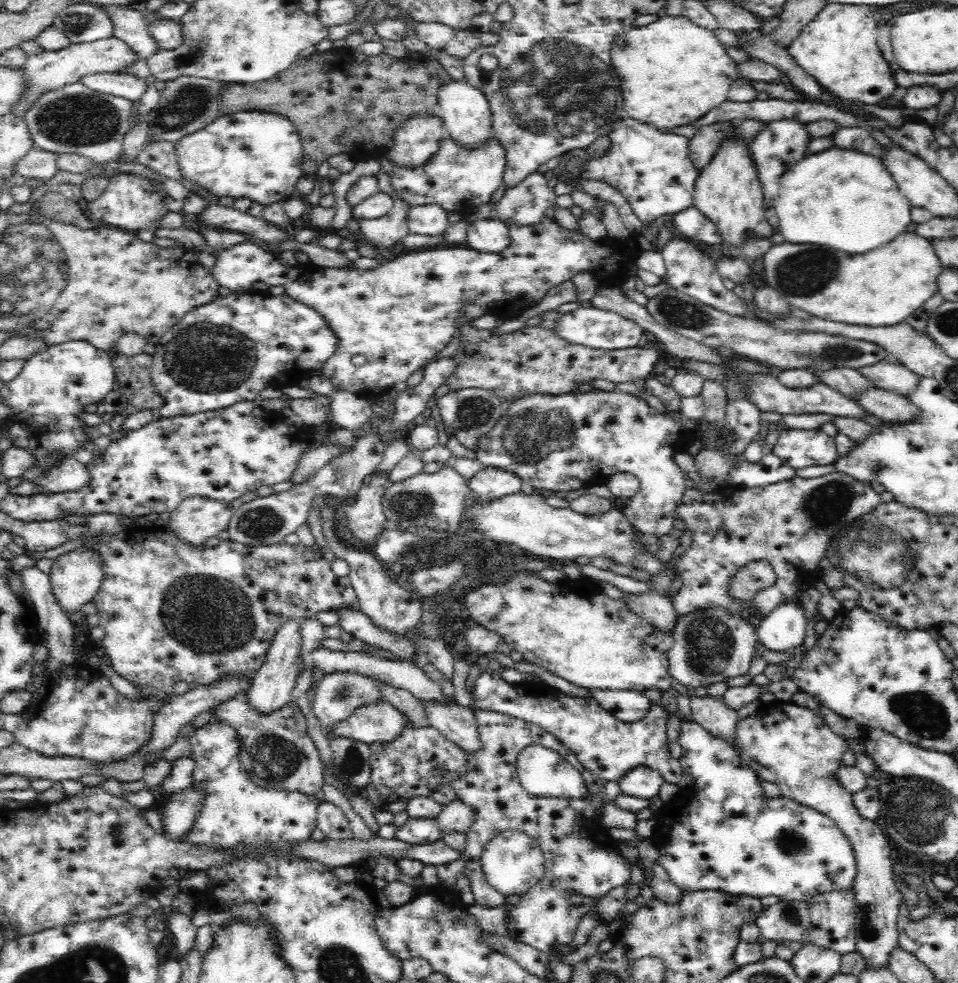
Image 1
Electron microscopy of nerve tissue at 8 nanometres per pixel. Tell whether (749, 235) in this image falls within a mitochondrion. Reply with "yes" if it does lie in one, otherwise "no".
no

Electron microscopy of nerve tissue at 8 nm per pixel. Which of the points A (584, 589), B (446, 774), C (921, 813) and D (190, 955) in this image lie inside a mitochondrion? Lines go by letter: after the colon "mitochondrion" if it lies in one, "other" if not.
A: other
B: other
C: mitochondrion
D: other

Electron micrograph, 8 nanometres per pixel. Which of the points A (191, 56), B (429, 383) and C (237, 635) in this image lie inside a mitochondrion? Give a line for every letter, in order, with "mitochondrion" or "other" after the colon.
A: mitochondrion
B: other
C: mitochondrion

